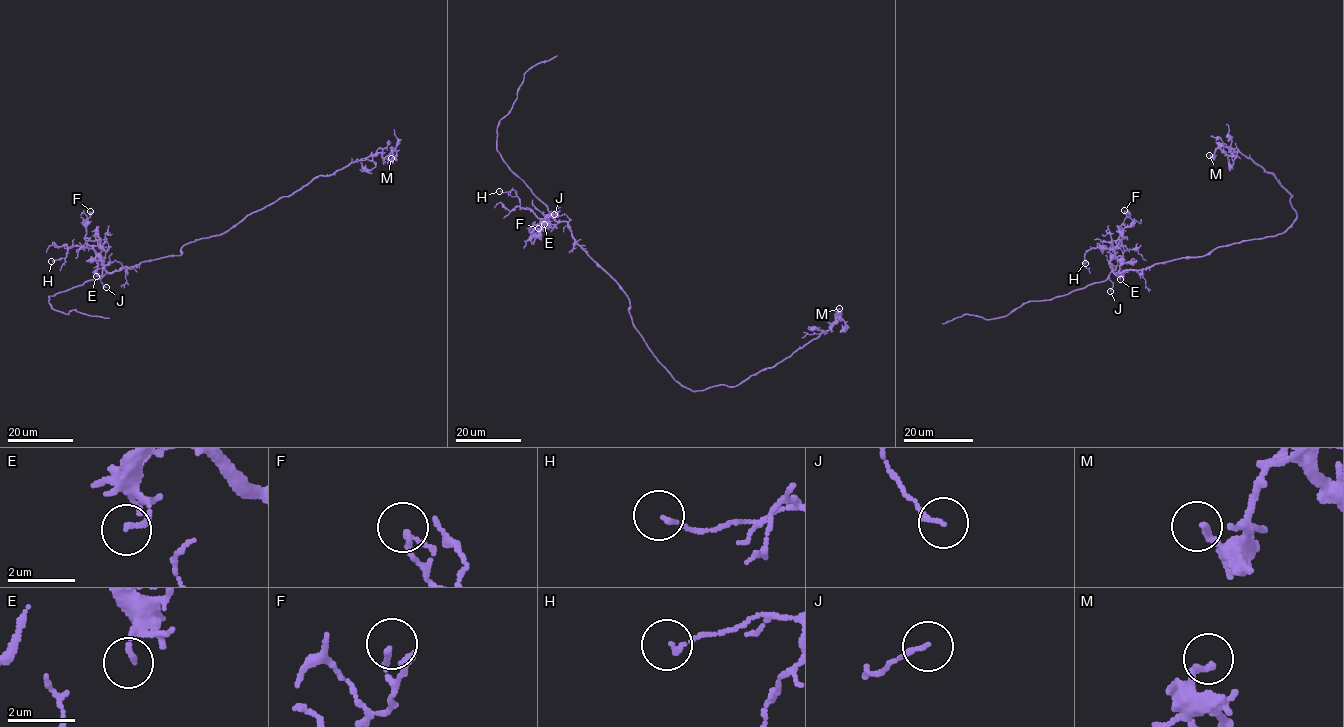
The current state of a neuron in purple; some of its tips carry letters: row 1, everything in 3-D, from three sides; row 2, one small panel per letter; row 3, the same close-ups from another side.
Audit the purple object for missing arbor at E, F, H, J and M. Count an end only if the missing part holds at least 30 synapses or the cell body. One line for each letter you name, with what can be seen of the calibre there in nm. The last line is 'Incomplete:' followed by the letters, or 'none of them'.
Incomplete: none of them

